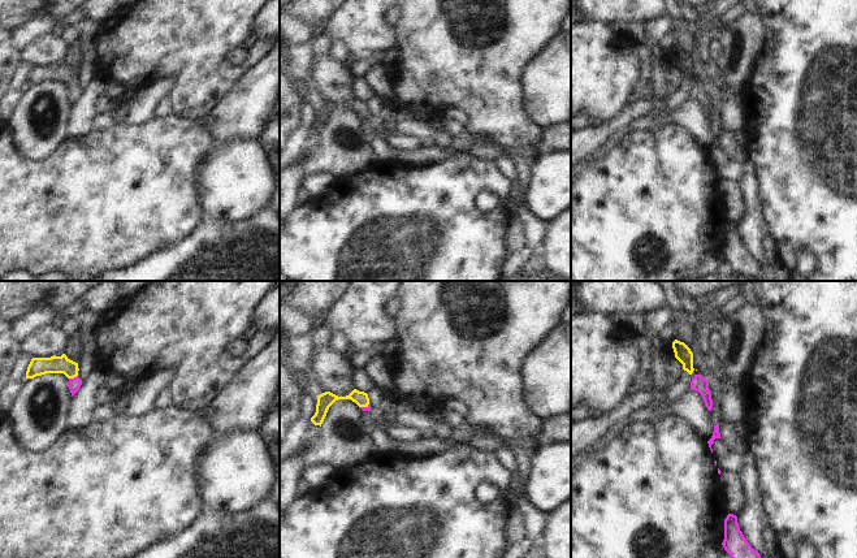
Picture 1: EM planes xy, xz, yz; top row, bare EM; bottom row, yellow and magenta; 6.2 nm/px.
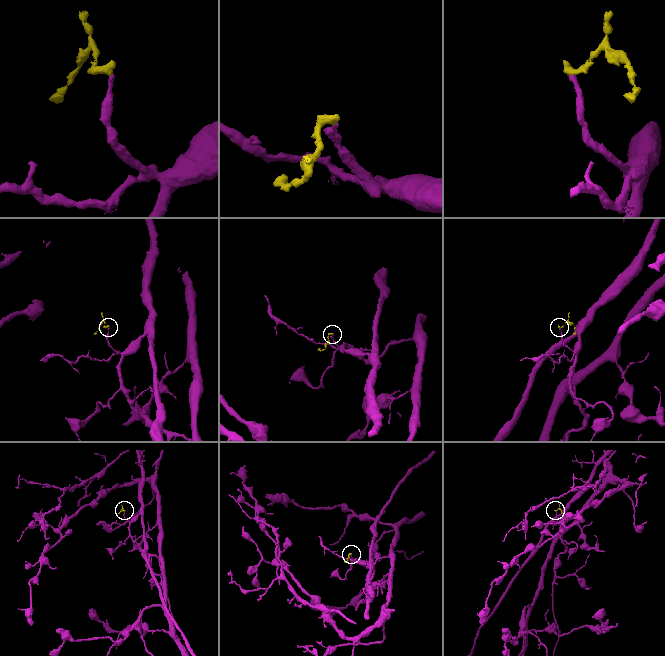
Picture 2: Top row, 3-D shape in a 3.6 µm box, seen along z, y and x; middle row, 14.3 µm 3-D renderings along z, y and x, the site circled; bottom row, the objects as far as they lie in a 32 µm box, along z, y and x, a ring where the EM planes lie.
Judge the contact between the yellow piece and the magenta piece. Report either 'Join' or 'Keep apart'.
Join

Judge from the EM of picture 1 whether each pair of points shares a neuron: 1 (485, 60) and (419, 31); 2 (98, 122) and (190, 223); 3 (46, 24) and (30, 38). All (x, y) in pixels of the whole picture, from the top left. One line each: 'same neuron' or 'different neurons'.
1: same neuron
2: different neurons
3: same neuron

